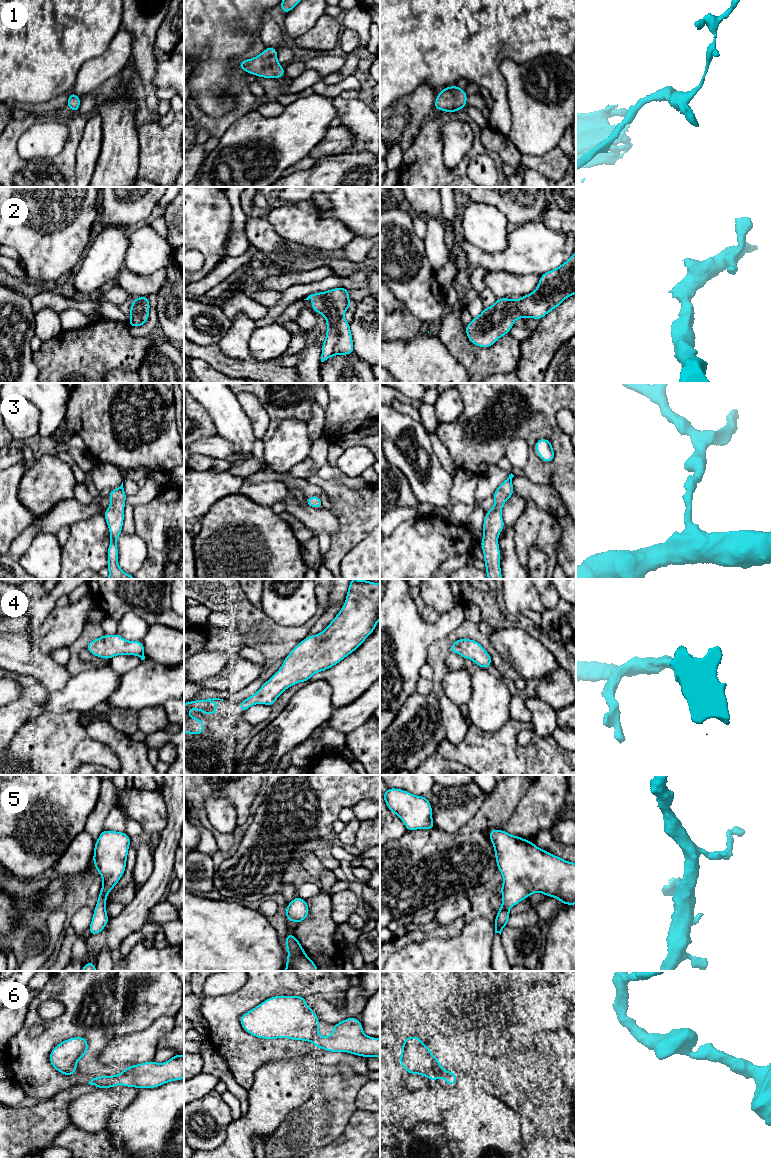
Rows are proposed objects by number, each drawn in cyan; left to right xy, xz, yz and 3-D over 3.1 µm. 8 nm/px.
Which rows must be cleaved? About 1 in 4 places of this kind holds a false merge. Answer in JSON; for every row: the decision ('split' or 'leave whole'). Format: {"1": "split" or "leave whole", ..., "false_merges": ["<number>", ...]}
{"1": "leave whole", "2": "leave whole", "3": "leave whole", "4": "leave whole", "5": "leave whole", "6": "leave whole", "false_merges": []}

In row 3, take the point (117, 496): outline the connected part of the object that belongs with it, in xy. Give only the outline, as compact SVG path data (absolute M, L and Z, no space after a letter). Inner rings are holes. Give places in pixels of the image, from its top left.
M123 482L120 487L108 493L111 500L110 506L105 510L104 517L110 532L110 544L107 551L109 577L107 579L135 579L134 575L126 574L118 564L117 538L122 532L124 521L124 506L127 497Z

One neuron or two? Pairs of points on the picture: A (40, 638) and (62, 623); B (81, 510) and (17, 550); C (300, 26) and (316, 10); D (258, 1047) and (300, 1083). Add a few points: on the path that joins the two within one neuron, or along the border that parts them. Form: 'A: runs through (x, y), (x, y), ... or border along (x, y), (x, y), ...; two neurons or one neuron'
A: runs through (45, 638), (57, 628); one neuron
B: runs through (64, 514), (49, 523), (40, 525), (31, 533); one neuron
C: runs through (304, 22), (312, 14); one neuron
D: border along (285, 1057), (267, 1061), (253, 1073); two neurons

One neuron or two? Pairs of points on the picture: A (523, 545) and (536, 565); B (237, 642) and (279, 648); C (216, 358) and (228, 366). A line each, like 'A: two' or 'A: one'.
A: two
B: two
C: one

